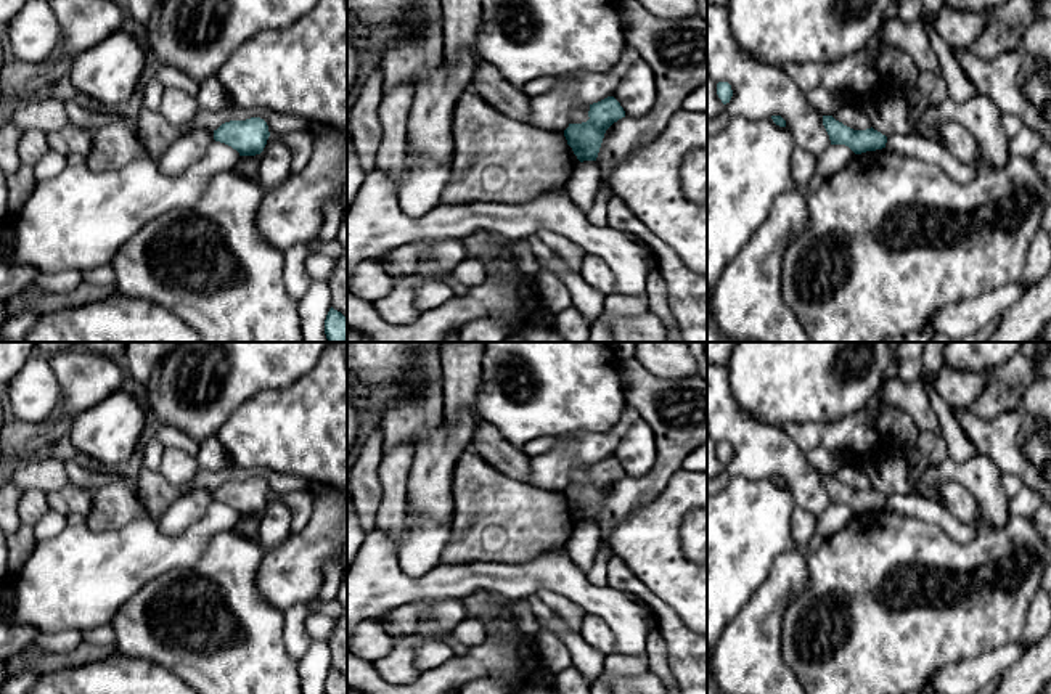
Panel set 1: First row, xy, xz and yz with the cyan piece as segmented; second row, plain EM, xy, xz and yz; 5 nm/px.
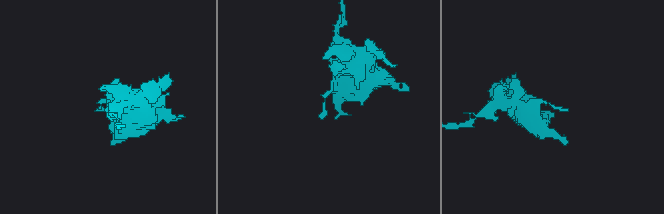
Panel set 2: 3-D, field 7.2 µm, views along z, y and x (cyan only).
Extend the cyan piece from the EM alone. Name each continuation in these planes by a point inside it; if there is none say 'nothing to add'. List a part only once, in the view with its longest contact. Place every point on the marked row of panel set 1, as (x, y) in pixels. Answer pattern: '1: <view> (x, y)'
nothing to add

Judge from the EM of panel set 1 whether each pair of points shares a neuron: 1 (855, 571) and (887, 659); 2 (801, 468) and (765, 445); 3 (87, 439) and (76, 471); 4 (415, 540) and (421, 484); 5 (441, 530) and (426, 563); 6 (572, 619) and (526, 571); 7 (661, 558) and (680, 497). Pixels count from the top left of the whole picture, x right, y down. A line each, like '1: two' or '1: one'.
1: one
2: one
3: two
4: two
5: one
6: two
7: one

